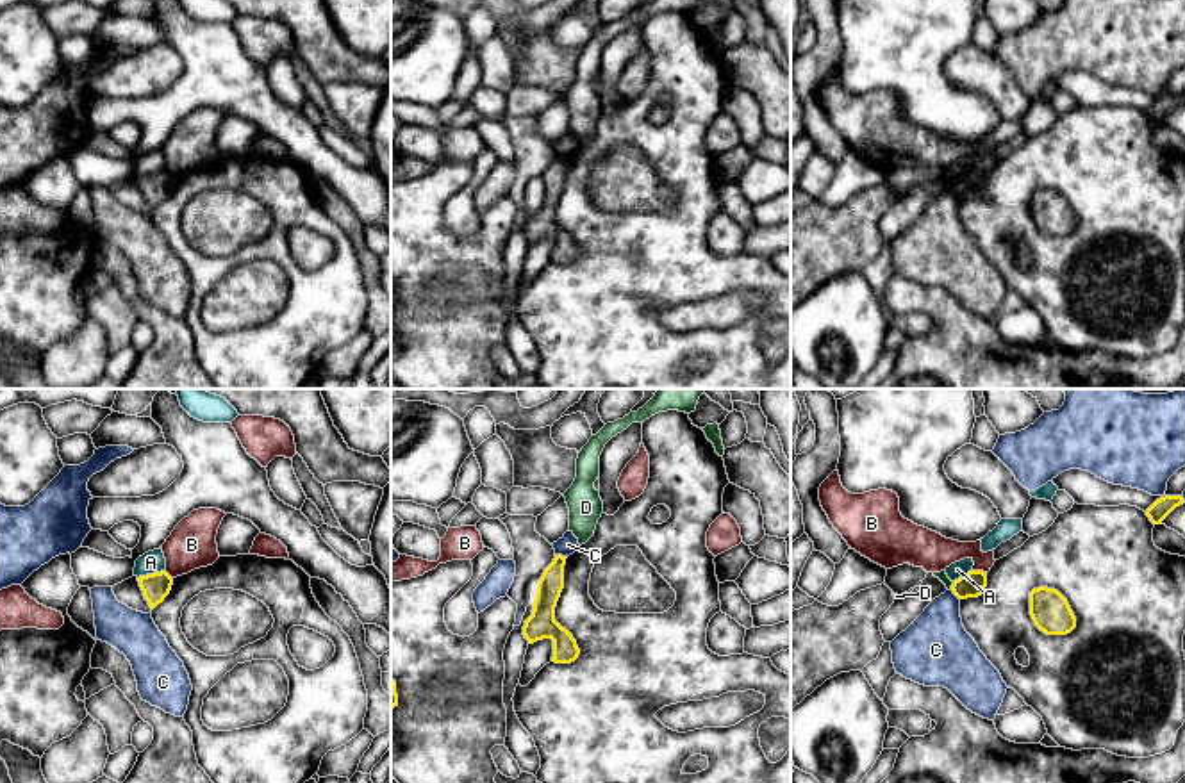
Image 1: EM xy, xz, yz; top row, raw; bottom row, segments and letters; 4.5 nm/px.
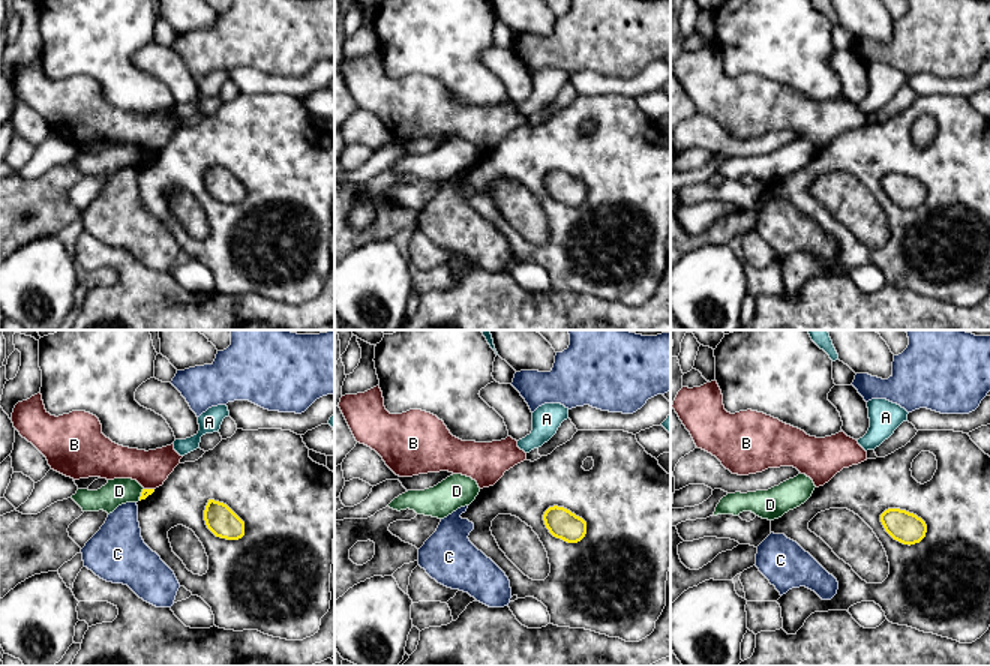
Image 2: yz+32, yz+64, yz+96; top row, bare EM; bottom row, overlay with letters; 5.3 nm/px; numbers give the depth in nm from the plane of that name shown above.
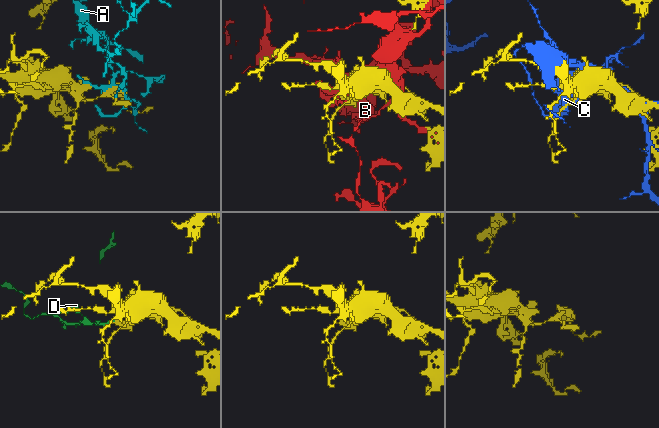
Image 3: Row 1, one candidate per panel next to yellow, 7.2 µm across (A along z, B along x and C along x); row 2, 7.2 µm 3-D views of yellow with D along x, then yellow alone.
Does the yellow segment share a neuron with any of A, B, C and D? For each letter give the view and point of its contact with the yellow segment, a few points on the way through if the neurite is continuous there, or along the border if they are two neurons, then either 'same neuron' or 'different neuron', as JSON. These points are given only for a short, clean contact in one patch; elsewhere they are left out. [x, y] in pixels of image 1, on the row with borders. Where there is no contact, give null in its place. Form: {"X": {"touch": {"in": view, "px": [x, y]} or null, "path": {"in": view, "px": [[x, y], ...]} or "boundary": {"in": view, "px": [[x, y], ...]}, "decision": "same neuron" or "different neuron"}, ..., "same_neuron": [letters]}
{"A": {"touch": {"in": "xy", "px": [150, 575]}, "decision": "different neuron"}, "B": {"touch": {"in": "yz", "px": [980, 571]}, "decision": "different neuron"}, "C": {"touch": {"in": "xz", "px": [561, 555]}, "decision": "different neuron"}, "D": {"touch": {"in": "yz", "px": [952, 585]}, "boundary": {"in": "yz", "px": [[953, 582], [950, 589]]}, "decision": "different neuron"}, "same_neuron": []}

